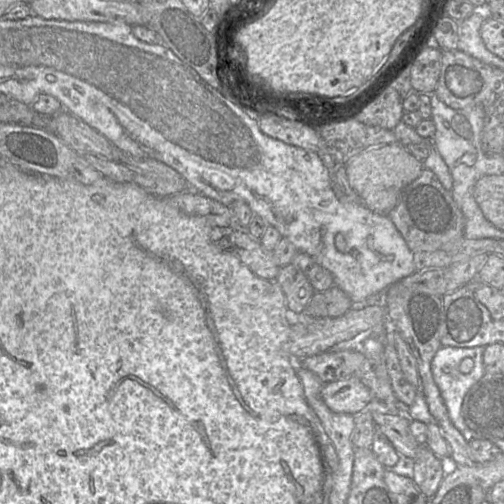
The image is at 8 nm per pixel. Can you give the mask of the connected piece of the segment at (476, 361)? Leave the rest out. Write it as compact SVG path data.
M485 346L442 347L431 363L431 375L453 423L461 417L462 400L484 375Z

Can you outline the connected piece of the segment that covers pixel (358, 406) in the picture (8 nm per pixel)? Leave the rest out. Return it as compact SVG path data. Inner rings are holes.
M356 378L326 383L321 397L331 411L350 415L366 411L372 400L369 388Z

